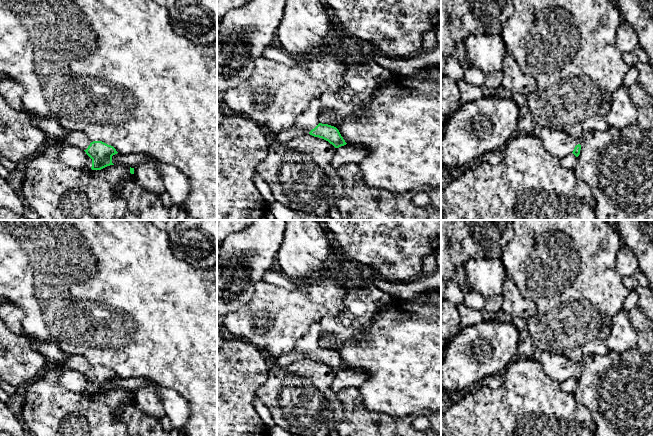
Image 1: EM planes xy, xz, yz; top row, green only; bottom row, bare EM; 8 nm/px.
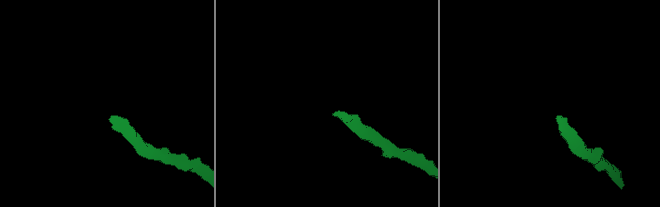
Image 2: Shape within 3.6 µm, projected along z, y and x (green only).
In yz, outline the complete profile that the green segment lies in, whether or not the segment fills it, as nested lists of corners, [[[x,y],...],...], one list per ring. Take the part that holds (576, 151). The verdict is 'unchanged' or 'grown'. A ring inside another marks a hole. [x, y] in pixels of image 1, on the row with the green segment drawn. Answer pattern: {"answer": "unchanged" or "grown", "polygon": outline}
{"answer": "grown", "polygon": [[[535,125],[534,134],[538,136],[551,154],[564,158],[570,153],[576,157],[579,156],[581,150],[581,138],[571,138],[563,131],[550,129],[540,125]]]}

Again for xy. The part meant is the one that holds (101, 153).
{"answer": "grown", "polygon": [[[68,131],[68,133],[60,139],[69,145],[84,150],[92,159],[92,170],[101,170],[107,166],[114,165],[112,163],[112,156],[118,152],[111,145],[102,141],[91,142],[81,131]]]}

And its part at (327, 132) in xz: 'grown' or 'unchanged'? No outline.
grown

